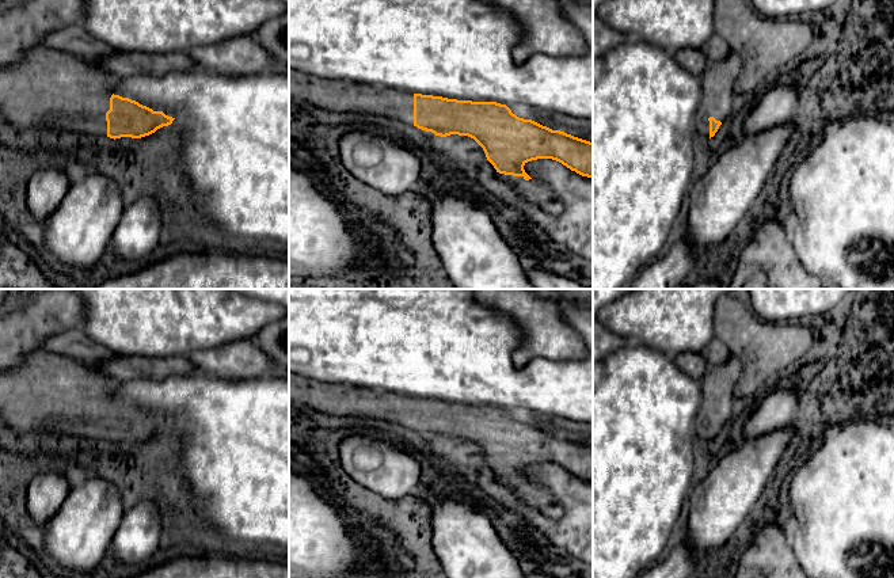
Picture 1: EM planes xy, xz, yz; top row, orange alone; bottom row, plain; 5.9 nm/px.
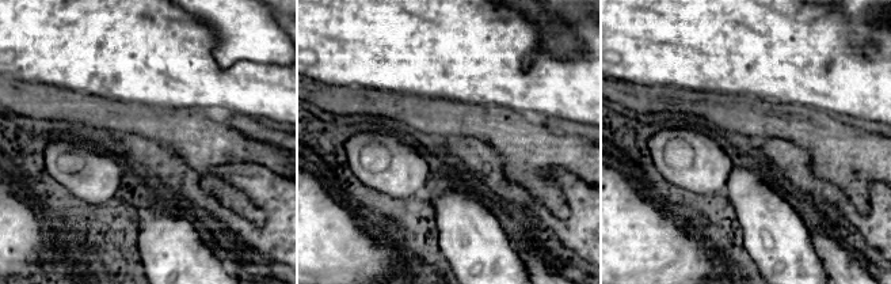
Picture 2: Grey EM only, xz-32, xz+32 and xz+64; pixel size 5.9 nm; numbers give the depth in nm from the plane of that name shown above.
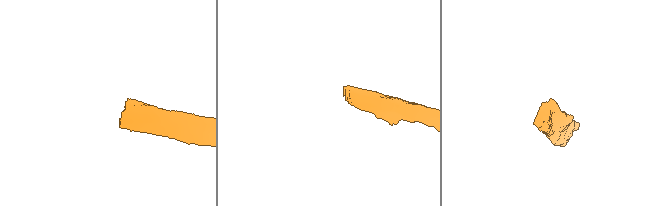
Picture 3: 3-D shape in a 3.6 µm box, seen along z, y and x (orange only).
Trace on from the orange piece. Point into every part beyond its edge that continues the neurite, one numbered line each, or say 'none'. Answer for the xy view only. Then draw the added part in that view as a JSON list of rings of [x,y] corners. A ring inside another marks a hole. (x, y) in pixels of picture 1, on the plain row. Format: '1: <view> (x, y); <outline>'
1: xy (48, 391); [[[45,350],[30,351],[18,366],[0,372],[0,415],[16,433],[49,430],[107,441],[106,417],[115,387],[96,365]]]

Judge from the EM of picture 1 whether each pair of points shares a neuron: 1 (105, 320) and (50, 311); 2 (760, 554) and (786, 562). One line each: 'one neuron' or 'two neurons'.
1: two neurons
2: one neuron

